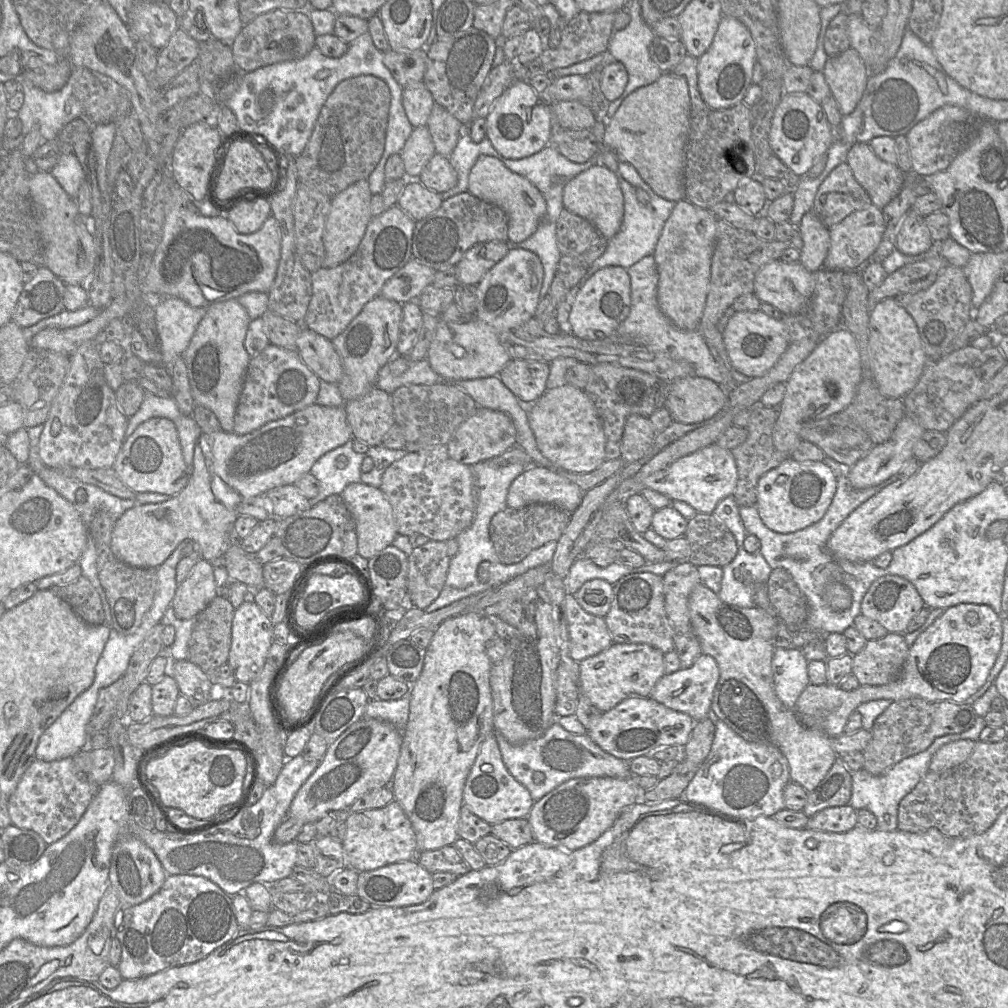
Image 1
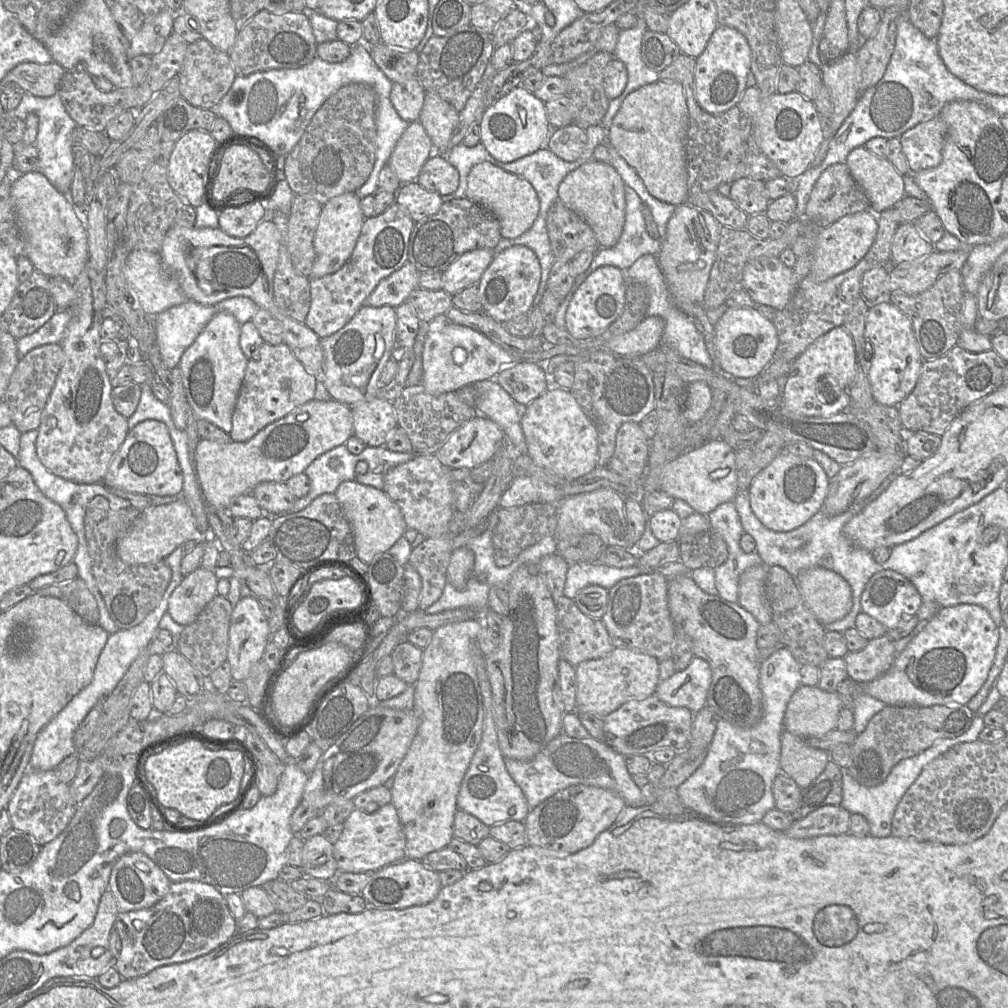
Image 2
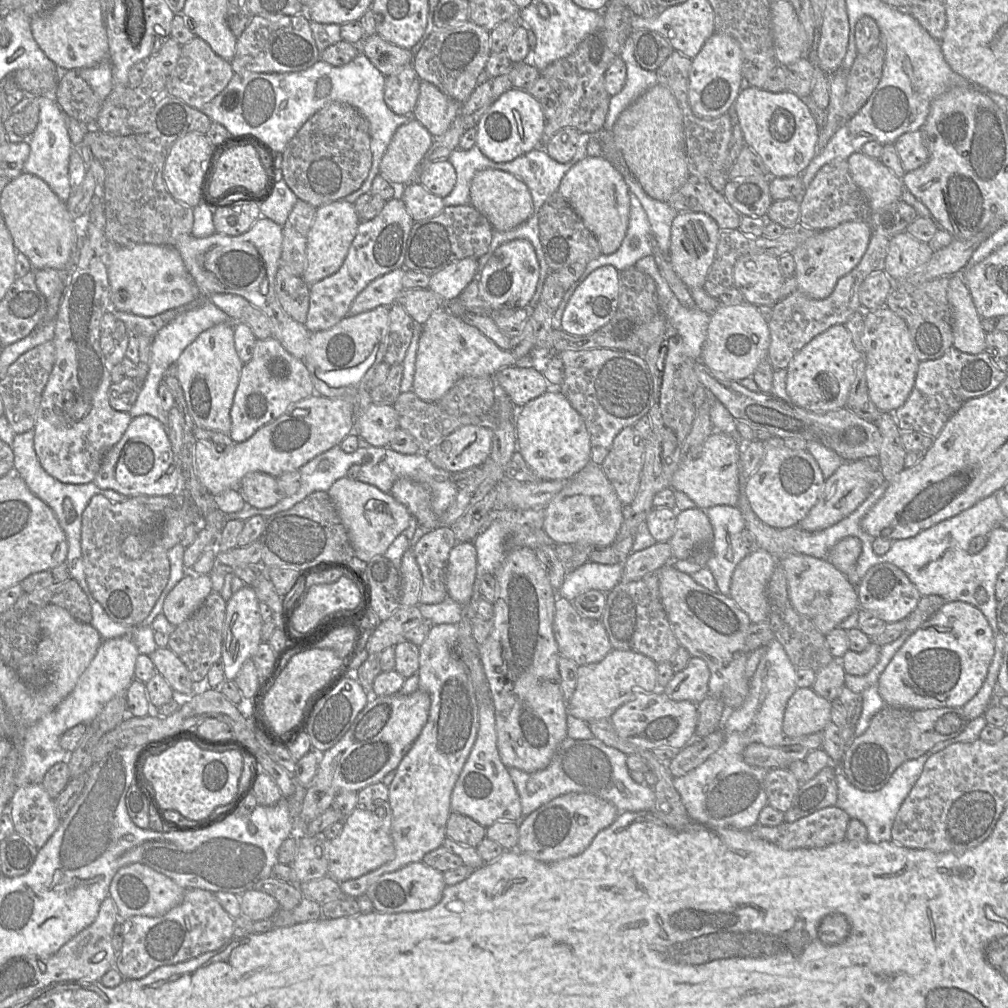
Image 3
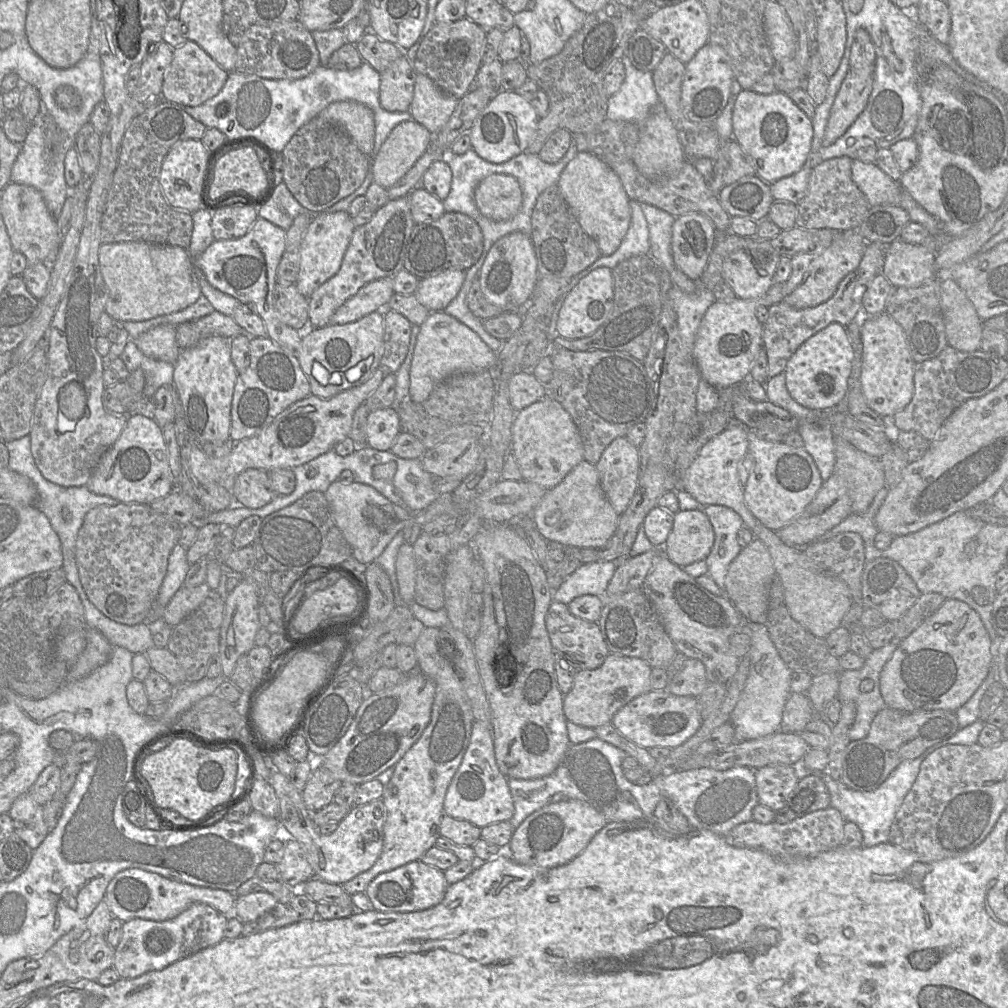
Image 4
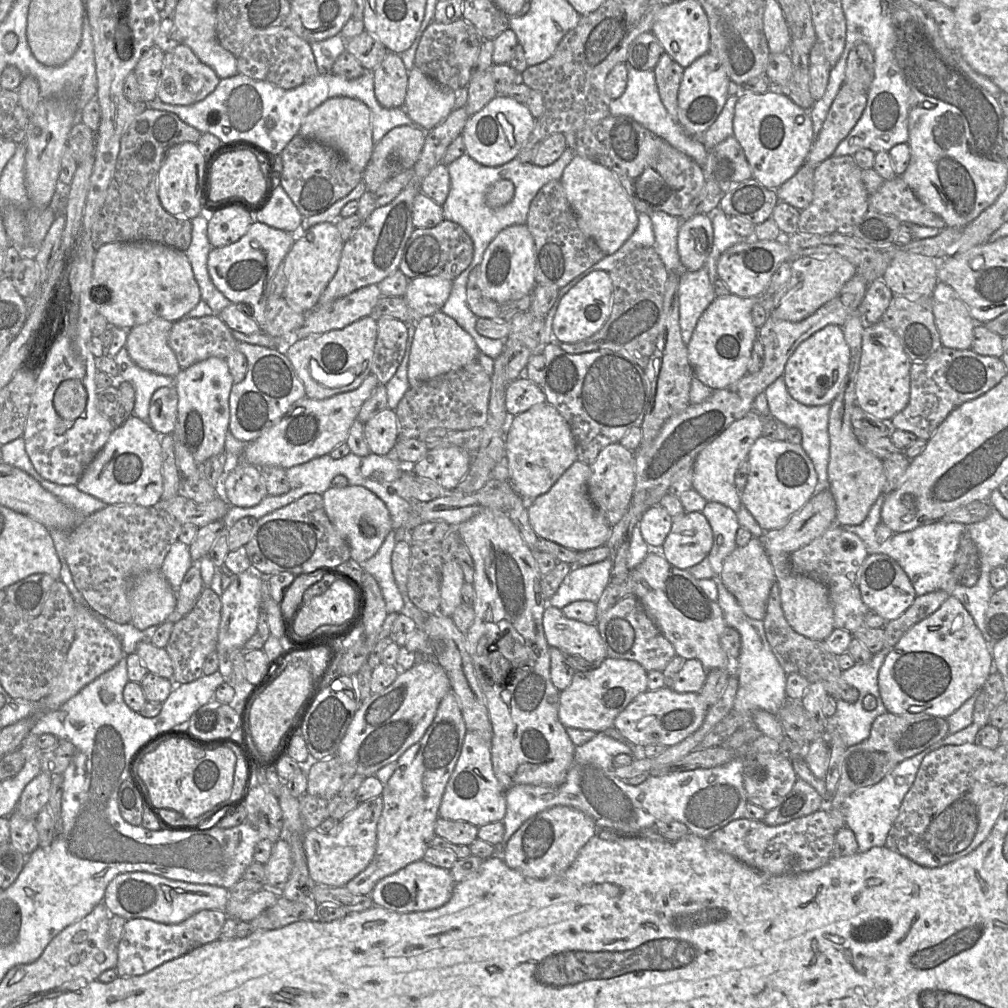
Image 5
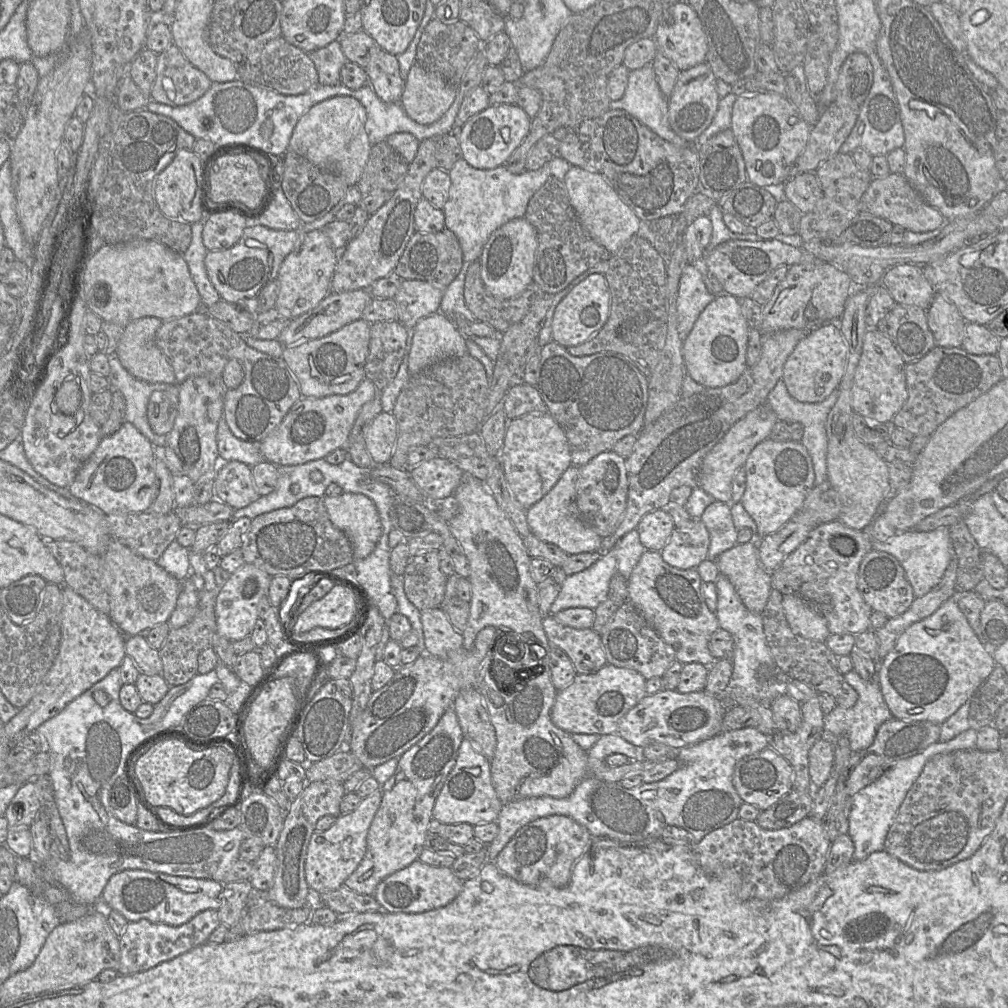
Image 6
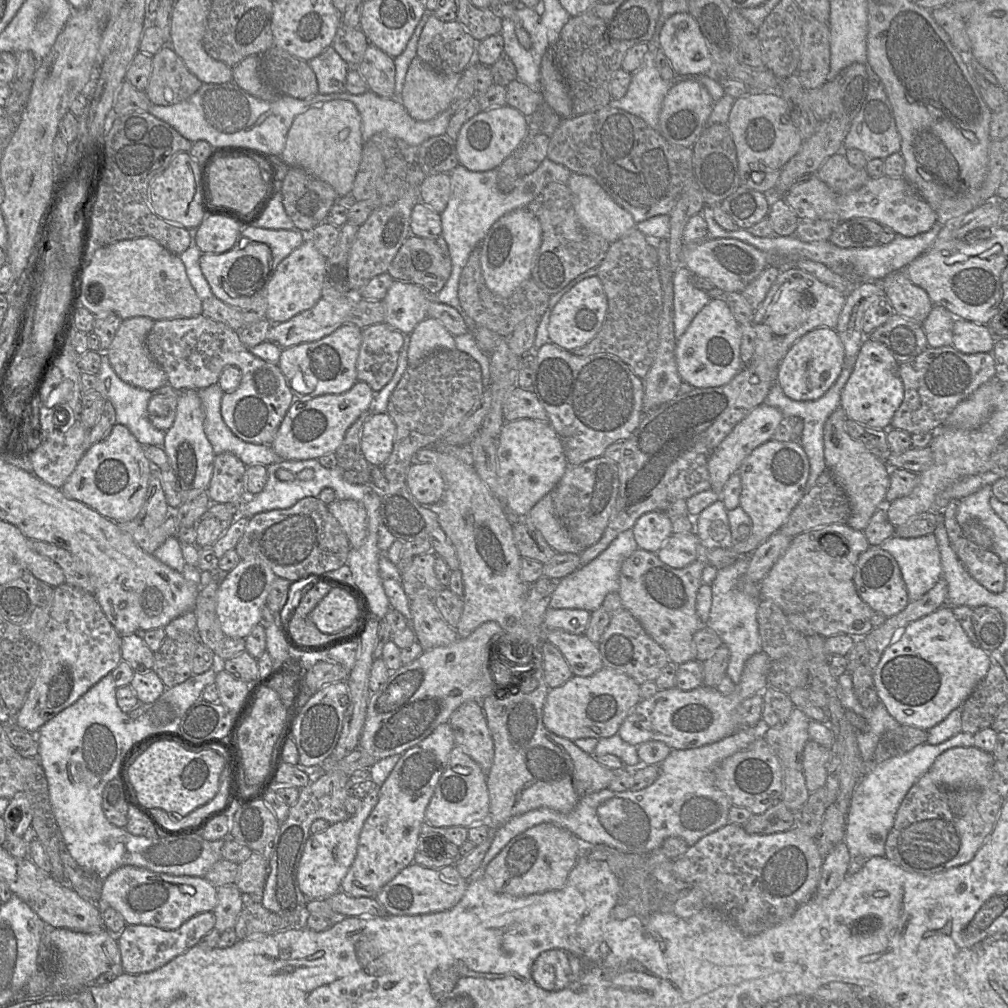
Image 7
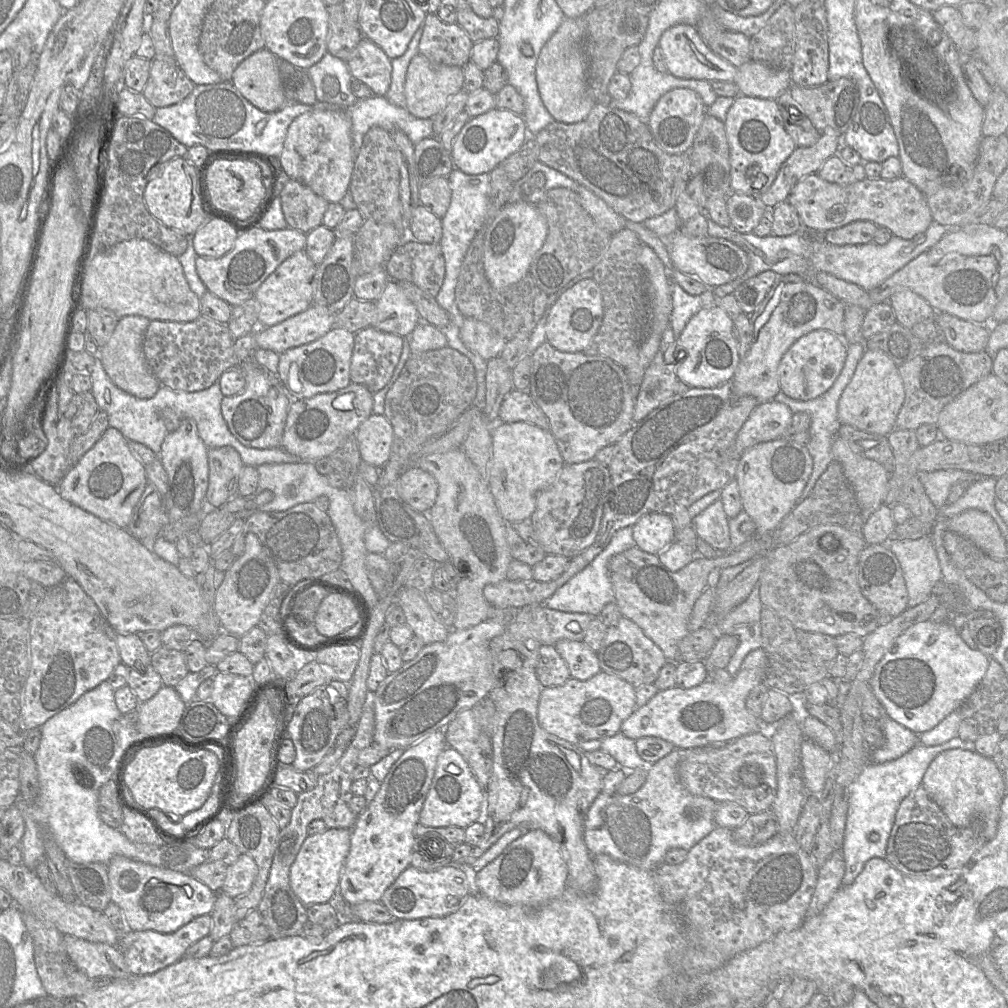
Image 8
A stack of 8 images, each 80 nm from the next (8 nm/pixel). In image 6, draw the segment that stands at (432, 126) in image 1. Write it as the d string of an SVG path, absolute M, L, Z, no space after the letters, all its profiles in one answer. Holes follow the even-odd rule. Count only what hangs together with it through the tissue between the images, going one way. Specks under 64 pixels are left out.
M415 62L408 73L400 104L419 124L439 120L457 97L457 87Z

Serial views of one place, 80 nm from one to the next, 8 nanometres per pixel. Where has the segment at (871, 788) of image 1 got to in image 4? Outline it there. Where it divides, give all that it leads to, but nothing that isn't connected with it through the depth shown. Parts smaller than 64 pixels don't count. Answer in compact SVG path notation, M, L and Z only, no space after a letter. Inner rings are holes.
M977 720L960 730L951 738L941 741L924 751L919 757L902 762L893 770L888 778L874 791L857 791L848 788L840 780L834 780L826 772L810 772L822 778L830 794L830 806L836 808L846 821L855 823L863 834L863 846L872 847L889 842L890 828L895 815L902 805L904 798L912 788L919 772L921 763L932 752L948 744L969 745L977 743L979 734L986 722Z

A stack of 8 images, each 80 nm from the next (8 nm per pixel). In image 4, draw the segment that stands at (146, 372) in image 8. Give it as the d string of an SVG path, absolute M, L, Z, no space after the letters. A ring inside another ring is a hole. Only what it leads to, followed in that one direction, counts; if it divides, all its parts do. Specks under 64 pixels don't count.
M159 325L134 339L147 357L175 364L181 349L176 342L176 326Z

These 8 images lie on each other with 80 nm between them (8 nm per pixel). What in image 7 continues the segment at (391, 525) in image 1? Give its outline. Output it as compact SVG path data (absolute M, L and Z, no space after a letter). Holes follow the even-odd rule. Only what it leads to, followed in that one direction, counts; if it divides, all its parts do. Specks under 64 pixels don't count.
M351 499L335 500L327 508L345 532L351 548L361 547L368 527L368 515L363 504Z

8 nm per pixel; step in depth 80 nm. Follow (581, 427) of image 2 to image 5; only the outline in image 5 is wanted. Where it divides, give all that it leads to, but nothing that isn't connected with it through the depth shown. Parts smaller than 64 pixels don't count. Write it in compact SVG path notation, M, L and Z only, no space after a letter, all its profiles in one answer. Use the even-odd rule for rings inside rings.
M548 402L532 406L513 417L505 433L505 457L510 483L527 502L547 493L577 460L575 441L566 420Z

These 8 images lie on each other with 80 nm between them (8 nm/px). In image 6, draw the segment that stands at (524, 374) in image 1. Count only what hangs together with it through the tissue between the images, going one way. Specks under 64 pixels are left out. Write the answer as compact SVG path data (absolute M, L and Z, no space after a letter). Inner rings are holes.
M527 383L511 385L503 399L503 409L508 419L525 414L543 414L548 412L539 391Z

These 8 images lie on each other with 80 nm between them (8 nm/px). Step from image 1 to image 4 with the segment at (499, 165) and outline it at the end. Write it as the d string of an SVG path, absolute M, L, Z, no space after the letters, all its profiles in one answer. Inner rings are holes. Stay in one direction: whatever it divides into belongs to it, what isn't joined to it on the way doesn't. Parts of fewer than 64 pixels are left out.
M491 174L476 187L474 199L481 214L493 221L512 219L521 209L522 190L517 179L506 174Z

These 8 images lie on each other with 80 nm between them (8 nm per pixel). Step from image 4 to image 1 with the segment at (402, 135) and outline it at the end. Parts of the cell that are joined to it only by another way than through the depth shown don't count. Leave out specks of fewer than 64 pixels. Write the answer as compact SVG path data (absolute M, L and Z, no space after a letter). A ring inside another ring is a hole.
M427 126L414 127L400 151L406 177L418 179L422 169L435 153L435 146Z

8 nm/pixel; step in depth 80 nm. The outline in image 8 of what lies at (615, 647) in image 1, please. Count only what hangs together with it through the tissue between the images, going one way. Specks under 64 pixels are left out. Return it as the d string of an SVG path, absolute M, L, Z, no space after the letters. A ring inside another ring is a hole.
M603 671L588 680L570 678L560 686L543 688L538 703L538 722L550 734L579 745L620 732L622 723L636 709L636 688Z

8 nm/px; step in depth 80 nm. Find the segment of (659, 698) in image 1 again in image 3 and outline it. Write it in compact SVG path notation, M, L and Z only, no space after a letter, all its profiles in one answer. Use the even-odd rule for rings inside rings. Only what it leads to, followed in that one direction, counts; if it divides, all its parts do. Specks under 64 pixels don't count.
M691 657L687 663L687 666L682 671L674 674L674 676L669 680L667 685L662 690L662 692L673 701L690 701L694 704L700 703L708 695L708 682L710 679L710 670L704 660L698 657Z

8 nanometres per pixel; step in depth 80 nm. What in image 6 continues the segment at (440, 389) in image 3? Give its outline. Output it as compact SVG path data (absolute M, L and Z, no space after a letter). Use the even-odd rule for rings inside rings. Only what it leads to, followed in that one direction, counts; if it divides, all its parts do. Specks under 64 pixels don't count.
M442 312L422 318L414 329L409 375L418 374L437 361L469 354L466 337Z

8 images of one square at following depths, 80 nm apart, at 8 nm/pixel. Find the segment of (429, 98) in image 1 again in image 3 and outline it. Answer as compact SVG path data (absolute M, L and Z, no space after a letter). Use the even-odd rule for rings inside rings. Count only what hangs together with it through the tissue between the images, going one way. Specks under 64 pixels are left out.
M412 65L398 74L387 76L384 101L388 108L397 115L412 115L419 96L420 82Z

